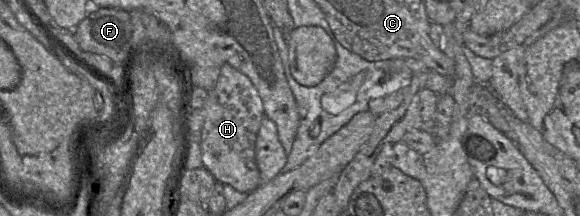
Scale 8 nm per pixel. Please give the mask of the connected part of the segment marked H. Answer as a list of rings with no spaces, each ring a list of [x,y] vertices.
[[[224,64],[215,86],[208,91],[202,110],[204,123],[200,146],[203,166],[222,185],[230,185],[246,194],[253,192],[262,184],[255,146],[265,117],[263,102],[257,89],[246,75],[230,64]]]

